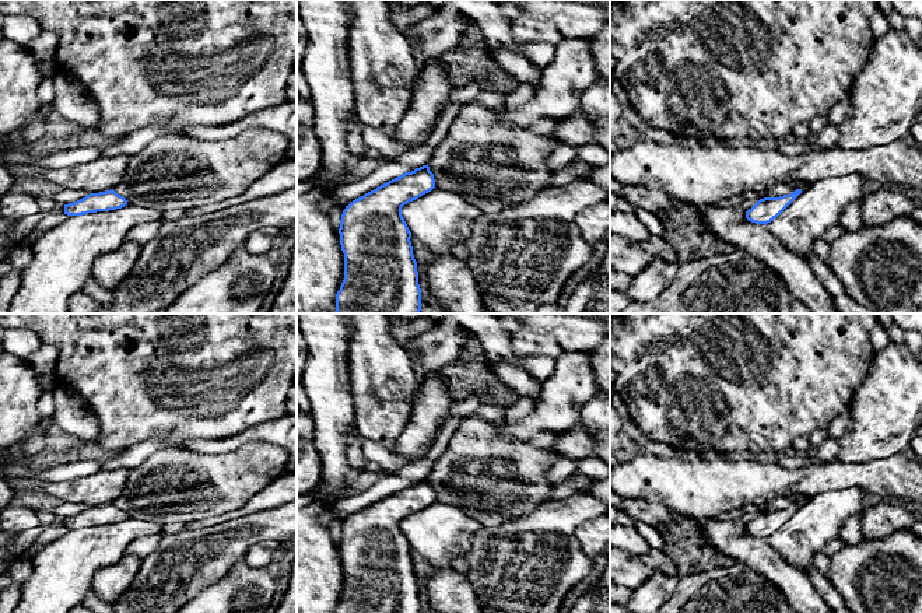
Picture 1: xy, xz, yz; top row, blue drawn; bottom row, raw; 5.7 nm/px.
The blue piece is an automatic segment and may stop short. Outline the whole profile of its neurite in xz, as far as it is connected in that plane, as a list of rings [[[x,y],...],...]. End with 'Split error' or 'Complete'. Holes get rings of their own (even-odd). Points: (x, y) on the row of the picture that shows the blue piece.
[[[427,164],[346,206],[339,228],[344,280],[336,313],[420,313],[417,262],[402,207],[434,188]]]. Complete

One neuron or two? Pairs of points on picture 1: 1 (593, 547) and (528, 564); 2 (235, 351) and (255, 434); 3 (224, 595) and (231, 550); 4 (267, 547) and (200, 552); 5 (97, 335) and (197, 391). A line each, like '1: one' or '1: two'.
1: two
2: two
3: two
4: two
5: one

